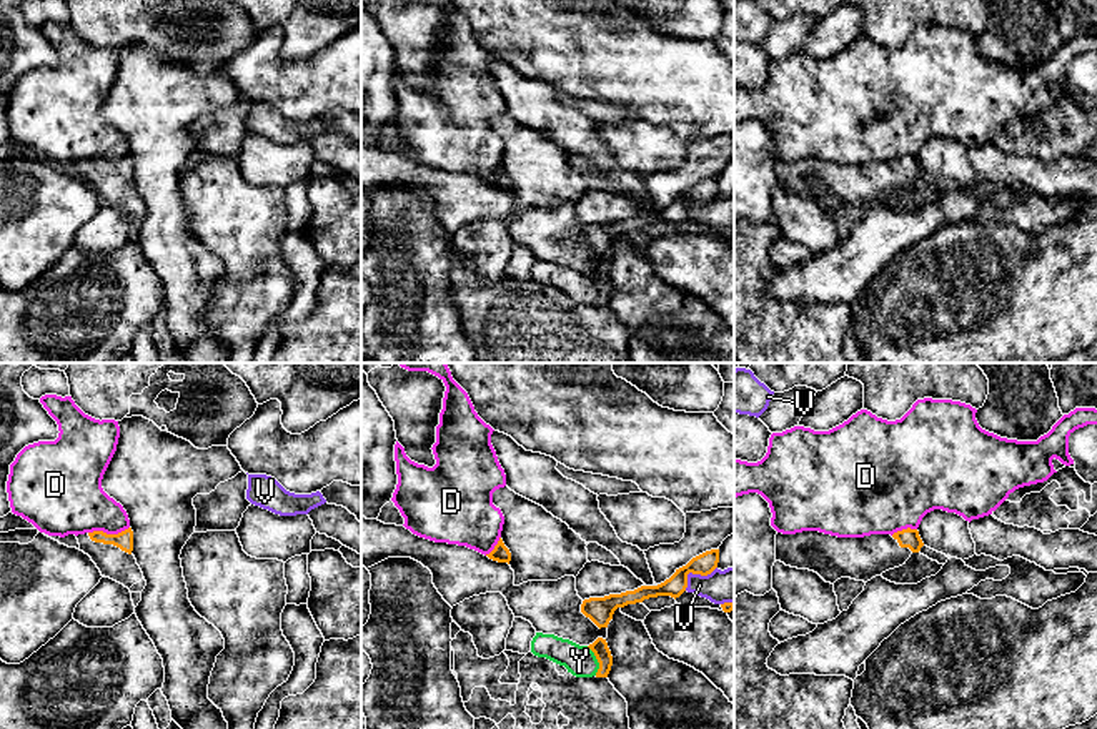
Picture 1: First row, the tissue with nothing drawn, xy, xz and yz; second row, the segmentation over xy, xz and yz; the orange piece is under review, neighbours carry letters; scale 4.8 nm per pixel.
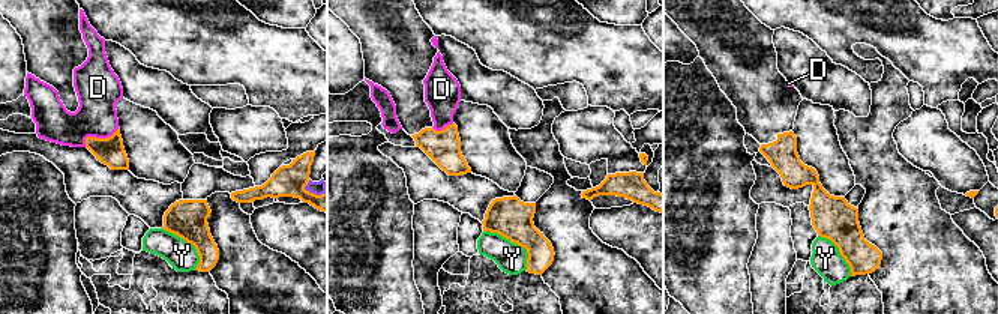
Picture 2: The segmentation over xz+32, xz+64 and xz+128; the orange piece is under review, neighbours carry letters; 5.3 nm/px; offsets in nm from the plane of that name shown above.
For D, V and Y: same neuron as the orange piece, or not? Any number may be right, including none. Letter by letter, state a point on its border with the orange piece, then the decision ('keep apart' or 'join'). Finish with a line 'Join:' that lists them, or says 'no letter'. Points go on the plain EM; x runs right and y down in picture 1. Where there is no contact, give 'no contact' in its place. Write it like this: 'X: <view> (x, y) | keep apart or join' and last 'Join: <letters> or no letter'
D: xy (109, 162) | keep apart
V: xz (694, 200) | keep apart
Y: xz (598, 288) | keep apart
Join: no letter

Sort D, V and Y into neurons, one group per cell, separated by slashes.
D / V / Y

